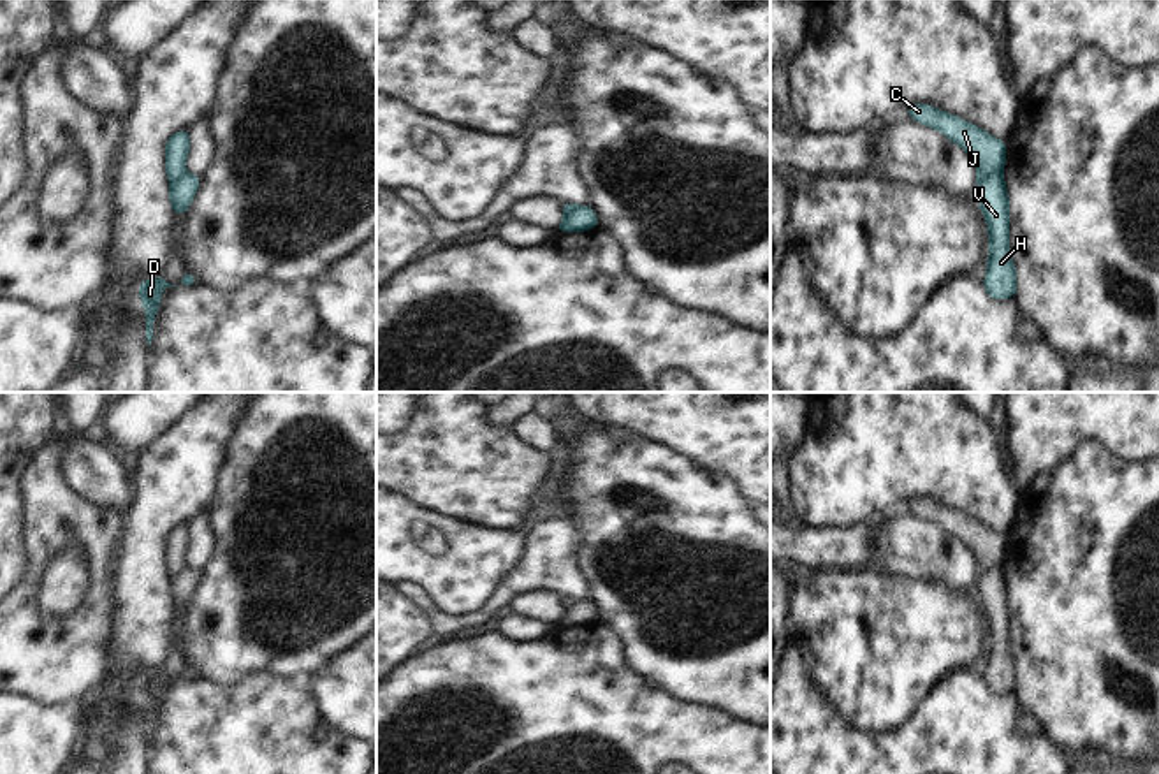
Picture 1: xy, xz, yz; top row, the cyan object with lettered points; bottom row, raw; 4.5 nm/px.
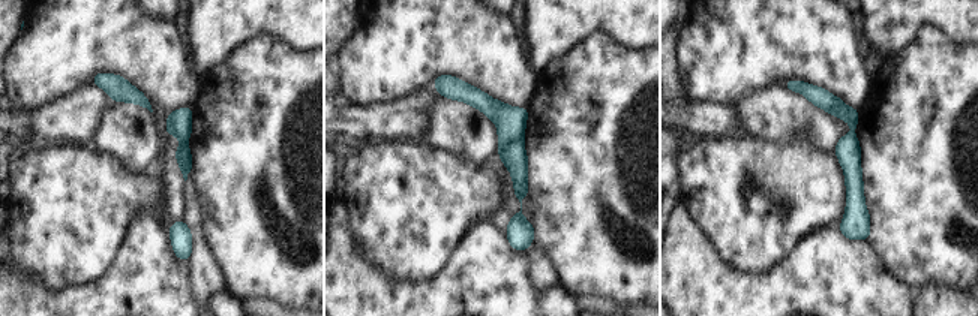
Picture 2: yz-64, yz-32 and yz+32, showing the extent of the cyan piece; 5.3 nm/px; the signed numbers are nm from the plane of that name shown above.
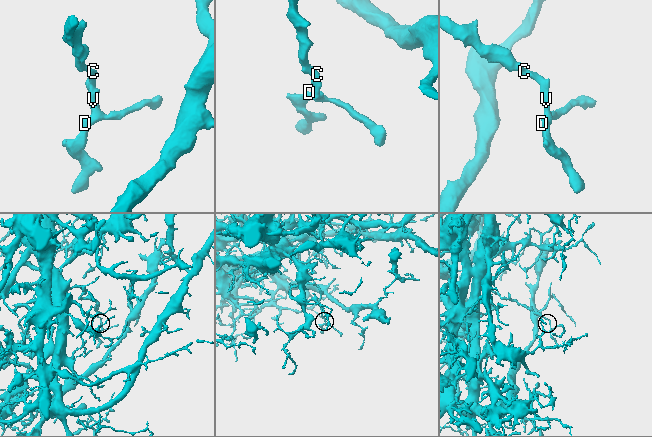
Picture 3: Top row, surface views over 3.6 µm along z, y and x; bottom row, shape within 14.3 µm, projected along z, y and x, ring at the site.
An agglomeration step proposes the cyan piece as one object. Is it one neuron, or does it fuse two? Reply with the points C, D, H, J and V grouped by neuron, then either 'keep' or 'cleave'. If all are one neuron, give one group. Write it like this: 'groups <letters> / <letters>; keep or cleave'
groups C J / D H V; cleave

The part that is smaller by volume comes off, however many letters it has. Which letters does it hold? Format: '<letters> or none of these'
D, H, V

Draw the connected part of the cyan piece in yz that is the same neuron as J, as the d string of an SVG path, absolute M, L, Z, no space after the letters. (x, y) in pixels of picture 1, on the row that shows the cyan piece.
M913 104L906 113L918 123L929 125L943 132L969 153L978 165L978 181L992 172L1001 172L1006 162L1006 141L990 137L985 130L930 107L927 104Z

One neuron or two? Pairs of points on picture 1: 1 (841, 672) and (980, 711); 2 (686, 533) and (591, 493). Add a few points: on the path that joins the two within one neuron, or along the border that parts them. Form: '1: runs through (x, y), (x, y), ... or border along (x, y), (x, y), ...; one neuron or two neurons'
1: border along (961, 671), (954, 669), (948, 672), (899, 725); two neurons
2: runs through (663, 533), (634, 505), (614, 503); one neuron

